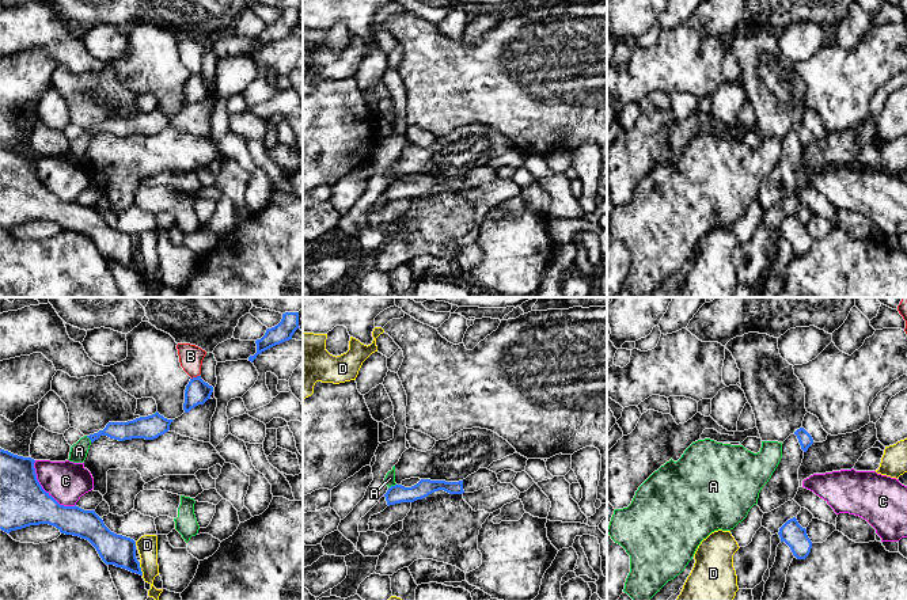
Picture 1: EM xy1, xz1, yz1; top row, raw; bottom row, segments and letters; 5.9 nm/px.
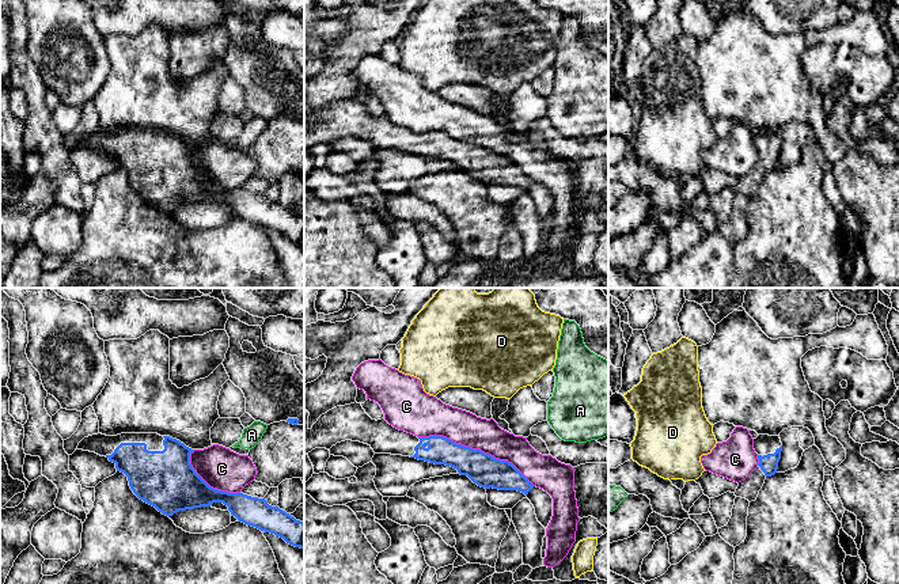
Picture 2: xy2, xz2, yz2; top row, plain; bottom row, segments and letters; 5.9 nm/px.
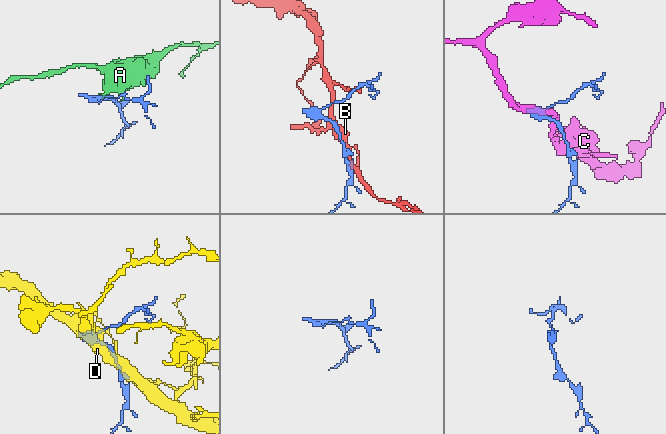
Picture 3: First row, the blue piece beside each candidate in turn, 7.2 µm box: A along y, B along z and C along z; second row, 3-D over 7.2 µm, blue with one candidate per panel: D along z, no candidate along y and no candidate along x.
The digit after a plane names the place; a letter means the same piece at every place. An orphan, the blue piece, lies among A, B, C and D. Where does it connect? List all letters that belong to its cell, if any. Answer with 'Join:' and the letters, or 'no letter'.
Join: no letter

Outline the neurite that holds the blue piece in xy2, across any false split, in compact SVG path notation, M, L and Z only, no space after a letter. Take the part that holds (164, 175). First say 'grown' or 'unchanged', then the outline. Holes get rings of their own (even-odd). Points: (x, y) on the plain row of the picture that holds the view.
grown | M102 129L84 133L76 145L106 152L115 160L117 167L128 172L133 189L144 198L155 202L166 212L179 206L210 202L223 198L239 217L261 227L274 230L287 239L304 244L304 219L268 197L243 189L228 189L210 183L191 163L190 149L194 147L177 134L158 129L121 129L106 132Z

